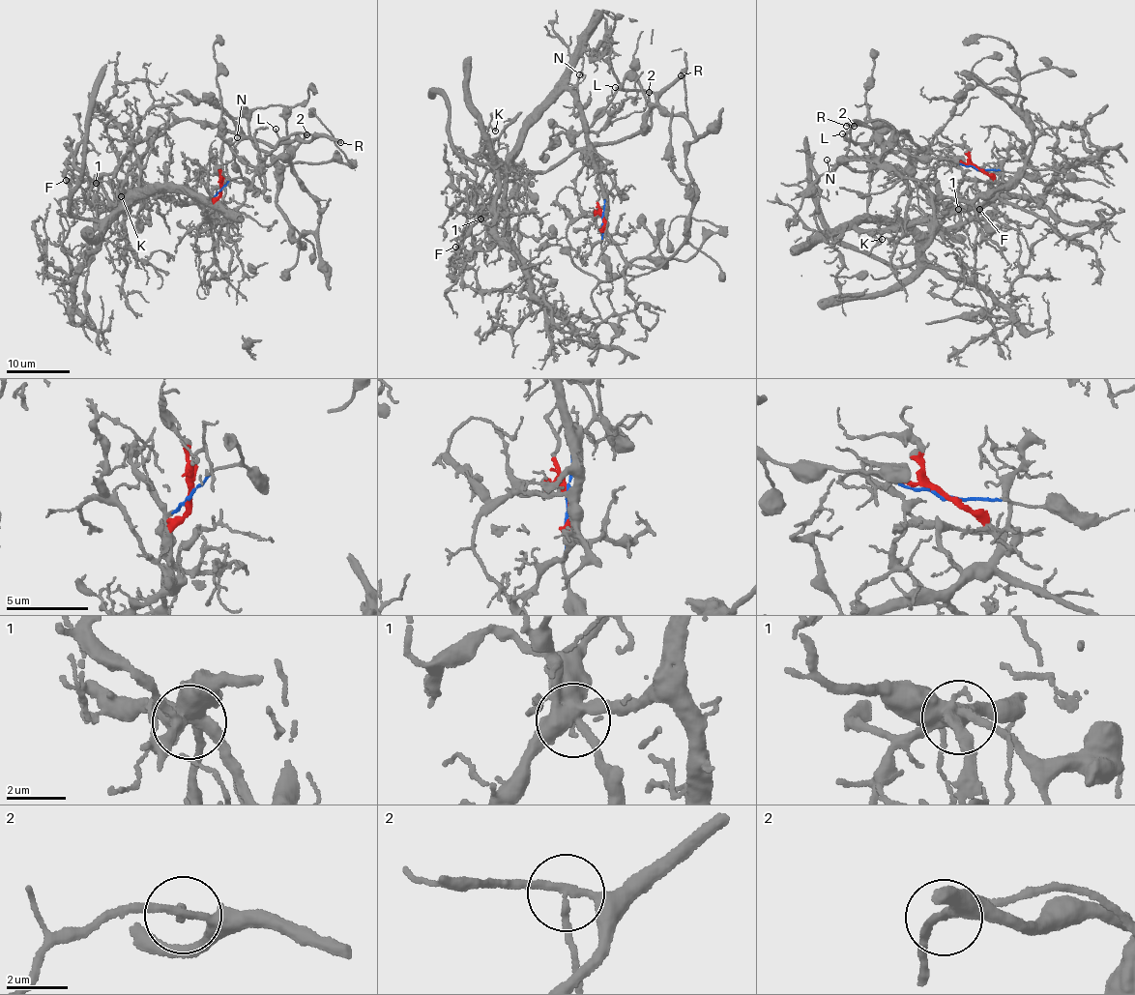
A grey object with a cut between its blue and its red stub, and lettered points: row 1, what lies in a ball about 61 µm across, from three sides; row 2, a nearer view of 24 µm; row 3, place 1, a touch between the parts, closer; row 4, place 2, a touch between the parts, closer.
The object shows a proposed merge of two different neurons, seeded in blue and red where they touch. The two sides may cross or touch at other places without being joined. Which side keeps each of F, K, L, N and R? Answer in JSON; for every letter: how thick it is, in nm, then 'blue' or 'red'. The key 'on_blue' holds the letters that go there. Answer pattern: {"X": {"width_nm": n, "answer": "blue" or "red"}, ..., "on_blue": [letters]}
{"F": {"width_nm": 150, "answer": "red"}, "K": {"width_nm": 140, "answer": "red"}, "L": {"width_nm": 150, "answer": "blue"}, "N": {"width_nm": 120, "answer": "red"}, "R": {"width_nm": 400, "answer": "blue"}, "on_blue": ["L", "R"]}

